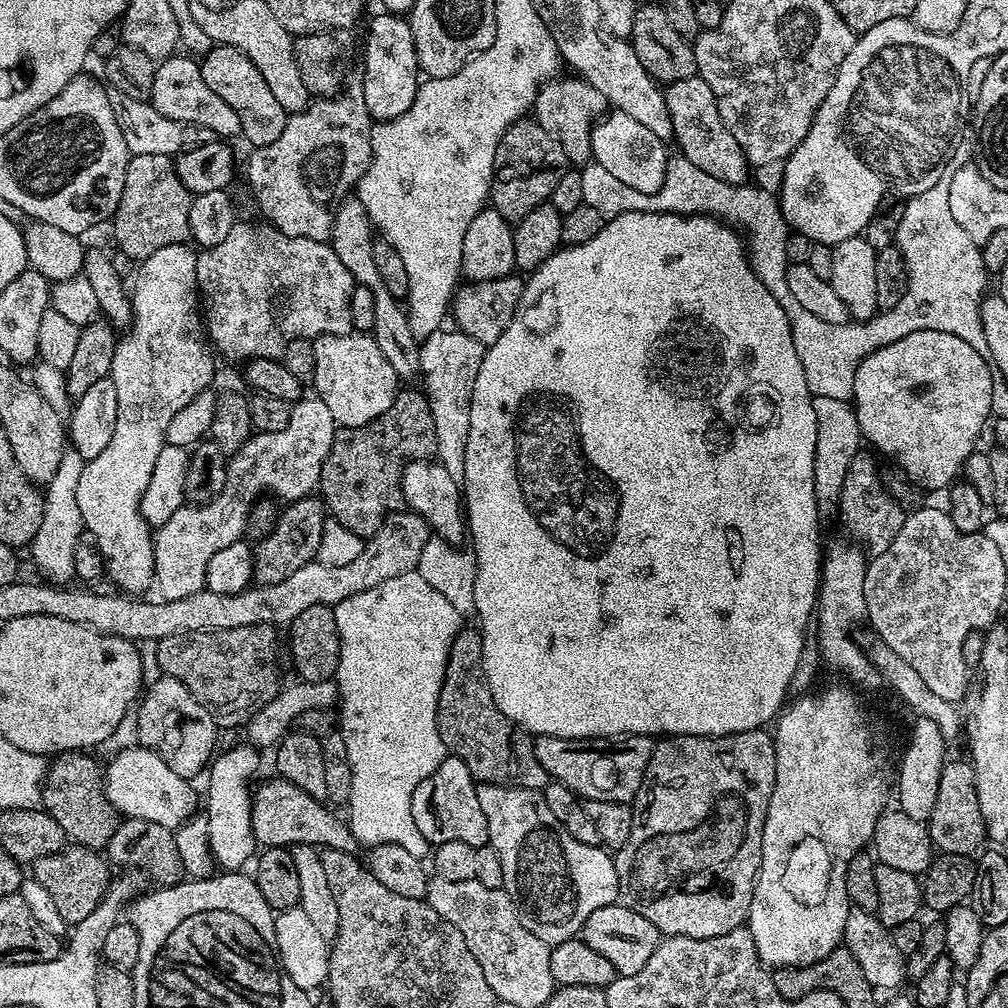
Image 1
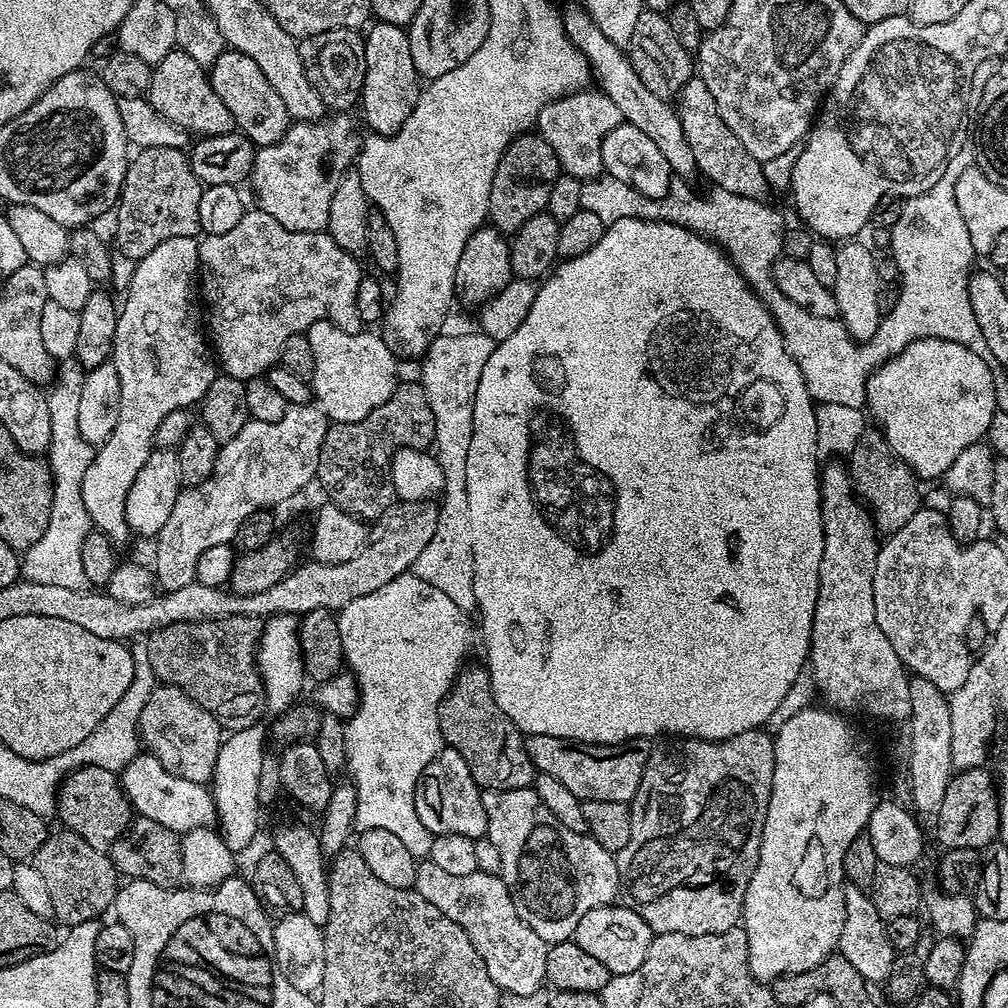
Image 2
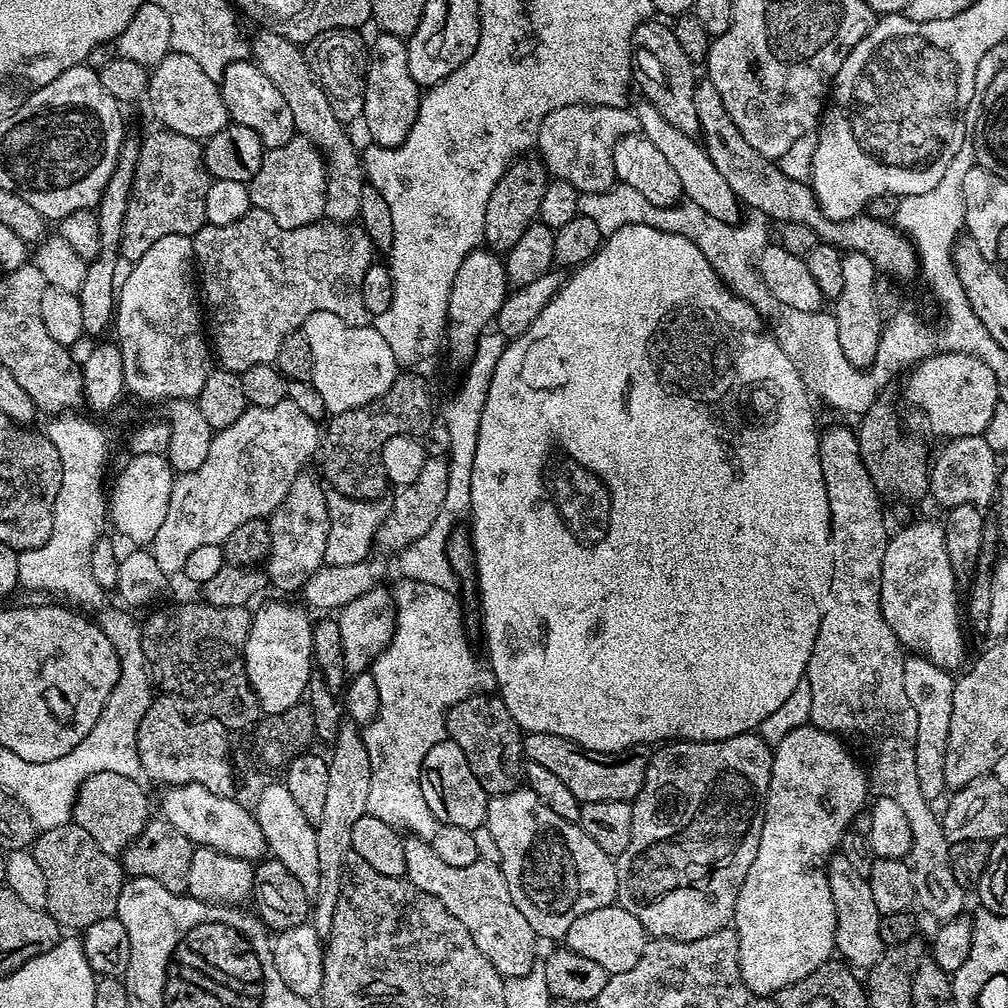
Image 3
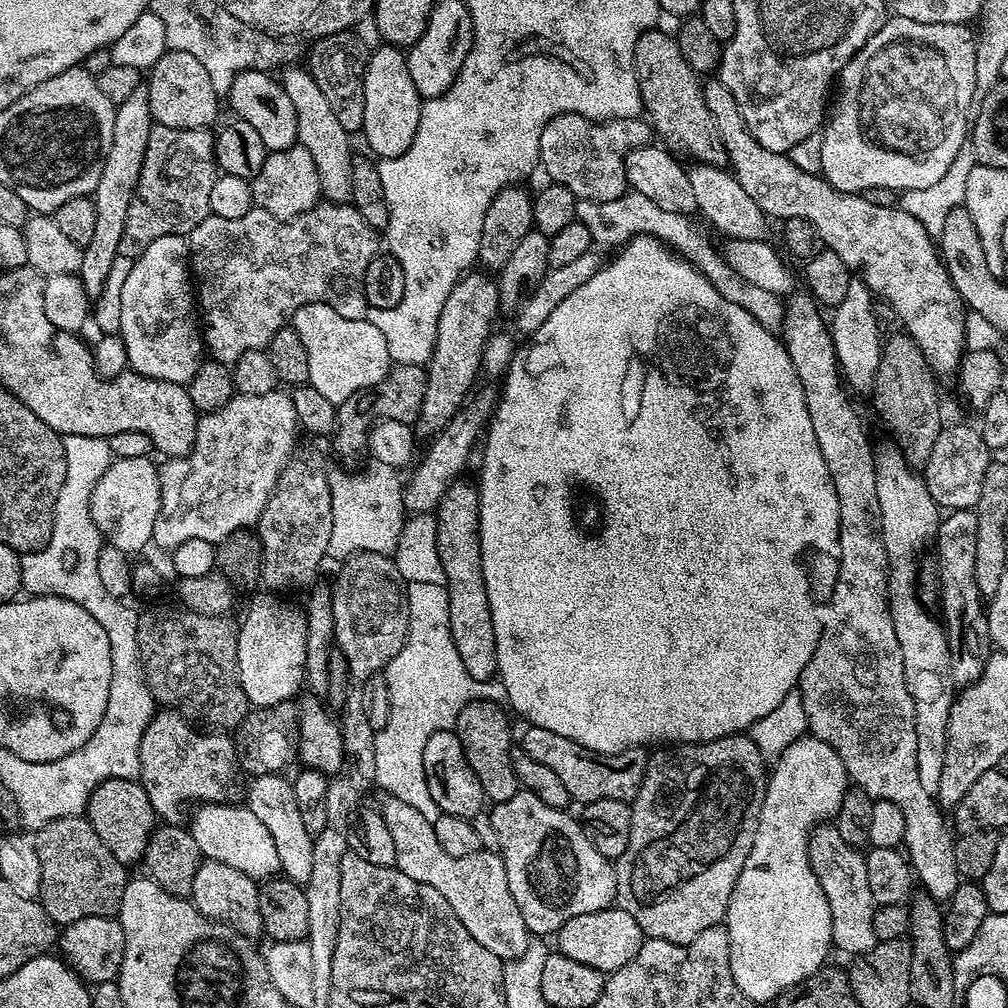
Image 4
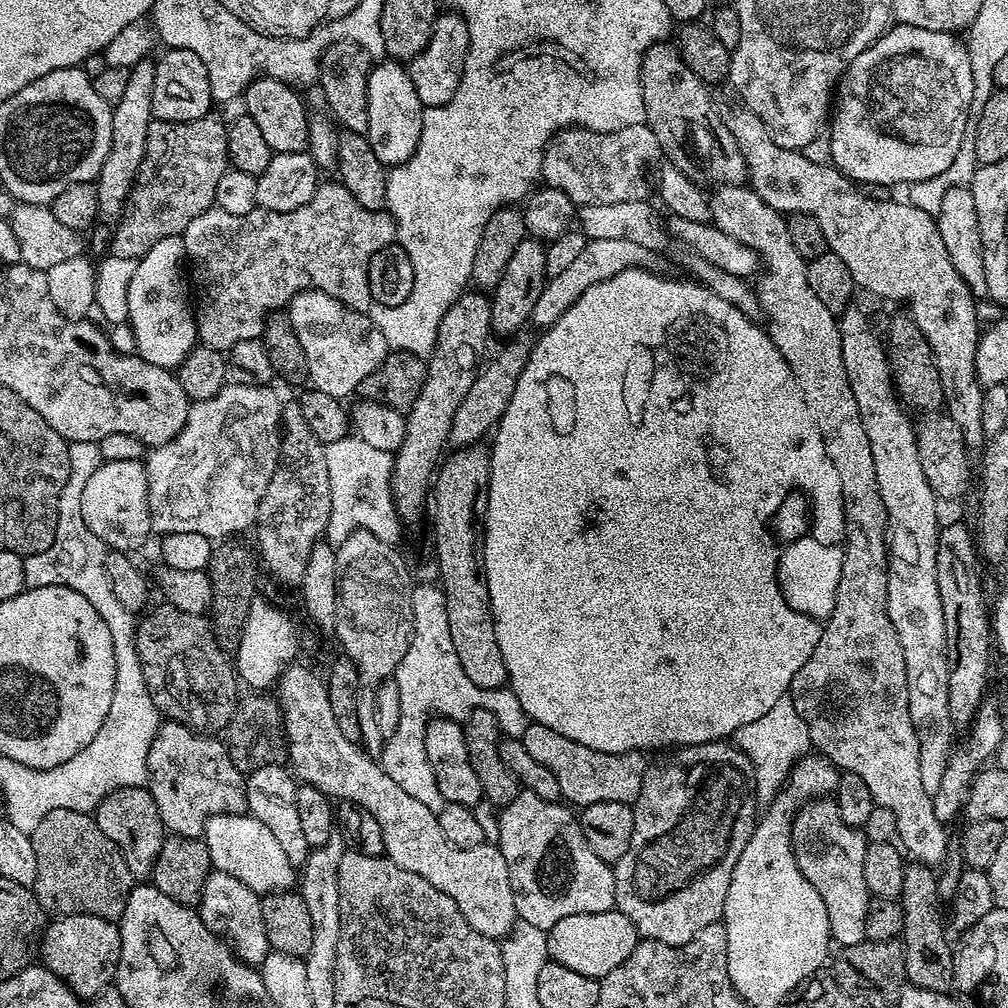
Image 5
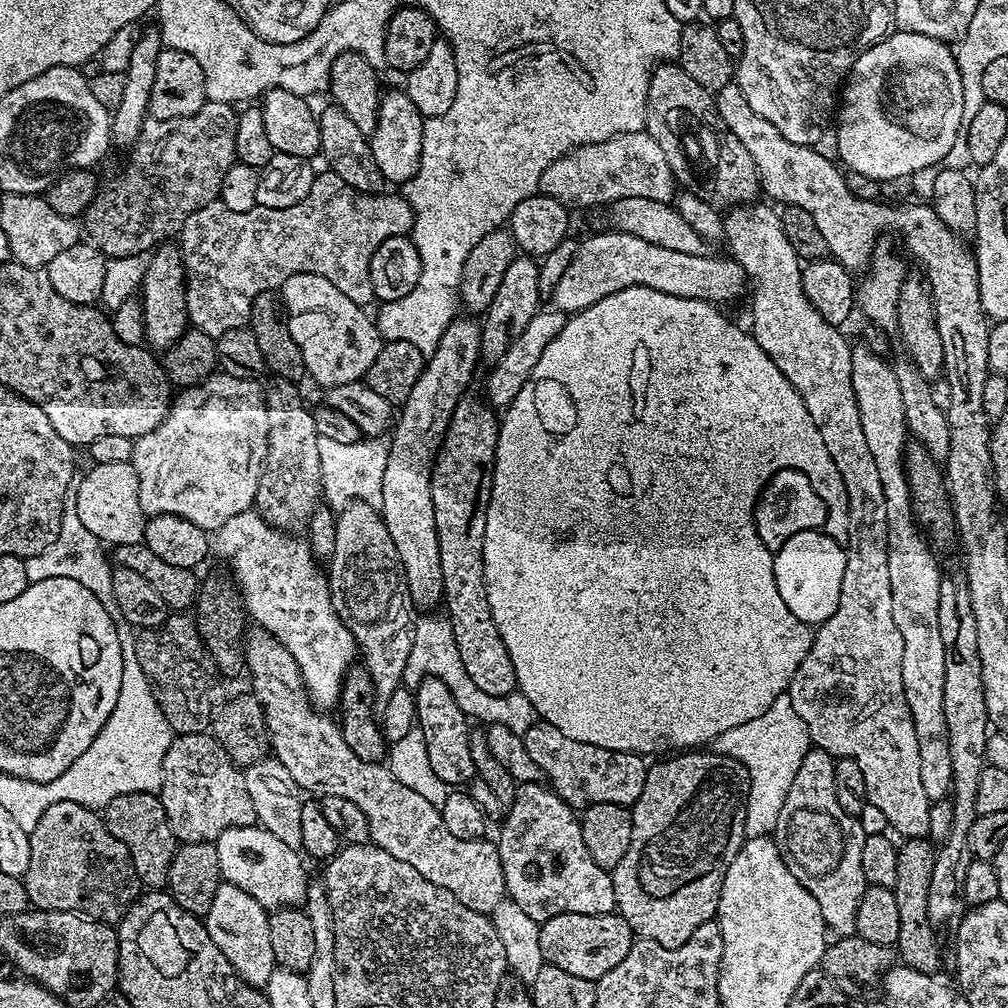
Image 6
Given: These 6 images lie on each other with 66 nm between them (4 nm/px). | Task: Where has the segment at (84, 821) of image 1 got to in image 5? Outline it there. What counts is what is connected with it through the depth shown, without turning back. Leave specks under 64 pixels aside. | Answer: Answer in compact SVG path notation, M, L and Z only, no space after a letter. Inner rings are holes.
M144 786L119 788L102 798L94 815L98 830L102 830L102 834L106 834L106 838L110 838L114 846L118 846L122 858L126 858L126 867L130 870L133 881L147 881L166 839L166 829L158 814L158 806L154 806L152 793Z

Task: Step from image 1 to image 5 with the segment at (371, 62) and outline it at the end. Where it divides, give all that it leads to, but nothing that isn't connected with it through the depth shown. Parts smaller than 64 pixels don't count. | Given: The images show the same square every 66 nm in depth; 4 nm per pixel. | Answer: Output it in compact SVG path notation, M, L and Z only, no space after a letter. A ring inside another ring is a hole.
M391 58L373 63L368 74L368 127L366 135L370 150L389 169L405 164L418 150L418 138L422 138L422 118L425 106L410 82L407 67L401 61Z

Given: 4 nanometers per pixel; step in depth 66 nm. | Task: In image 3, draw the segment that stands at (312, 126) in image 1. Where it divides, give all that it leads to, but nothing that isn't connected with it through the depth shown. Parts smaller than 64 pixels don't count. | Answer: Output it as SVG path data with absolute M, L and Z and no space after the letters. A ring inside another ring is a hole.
M297 134L290 142L286 142L286 146L265 151L262 166L258 166L258 174L254 174L251 184L248 185L252 207L270 214L270 218L274 218L274 222L278 222L278 226L283 228L297 228L317 223L324 216L327 177L328 166L324 163L324 155L305 136Z

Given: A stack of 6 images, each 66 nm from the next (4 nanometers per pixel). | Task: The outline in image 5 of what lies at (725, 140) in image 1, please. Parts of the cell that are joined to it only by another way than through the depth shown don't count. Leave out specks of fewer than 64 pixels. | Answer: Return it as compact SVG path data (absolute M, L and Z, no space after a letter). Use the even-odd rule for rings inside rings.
M725 82L715 89L714 103L716 113L722 118L726 130L730 130L734 142L738 142L738 150L742 152L742 158L748 167L747 183L756 191L758 198L762 198L762 202L766 202L766 206L774 206L774 210L781 214L791 214L793 212L810 214L810 218L814 218L818 222L818 226L822 226L822 234L826 234L828 251L838 254L838 258L842 258L842 262L846 262L846 270L850 270L850 278L856 284L857 289L863 290L865 288L870 295L881 296L884 300L905 300L908 303L908 308L906 308L907 315L911 316L914 323L918 326L918 330L922 330L926 342L930 342L930 350L934 354L934 362L938 366L938 374L942 378L942 394L944 395L946 414L952 419L954 426L958 426L958 430L962 430L962 438L965 445L969 449L976 447L976 449L979 449L985 443L986 437L982 430L982 398L984 397L984 388L976 373L976 343L980 341L982 335L982 324L976 321L976 304L978 304L978 300L977 297L972 295L972 291L966 286L966 282L962 282L958 270L954 270L954 262L950 262L950 254L946 252L946 242L942 242L942 234L936 225L935 215L926 210L918 210L918 206L909 204L903 199L900 199L900 201L899 198L893 198L888 201L876 202L873 199L864 197L861 189L853 181L849 180L847 176L842 175L837 168L832 167L831 163L824 162L824 164L819 164L818 161L804 156L808 154L805 154L803 151L778 146L770 138L770 134L766 130L764 123L749 108L738 106L740 104L740 95L733 90L731 84Z

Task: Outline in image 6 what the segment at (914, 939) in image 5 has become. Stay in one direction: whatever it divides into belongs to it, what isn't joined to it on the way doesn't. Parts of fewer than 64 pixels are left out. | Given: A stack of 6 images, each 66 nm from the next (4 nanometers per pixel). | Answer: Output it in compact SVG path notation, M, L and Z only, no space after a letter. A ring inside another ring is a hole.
M908 838L897 847L898 854L898 882L895 886L896 897L898 898L898 938L894 945L895 955L899 963L908 968L918 970L922 974L939 973L940 968L940 940L941 937L930 926L930 918L926 914L926 897L930 894L930 873L934 870L934 858L936 857L933 845L928 845L929 841L924 838Z

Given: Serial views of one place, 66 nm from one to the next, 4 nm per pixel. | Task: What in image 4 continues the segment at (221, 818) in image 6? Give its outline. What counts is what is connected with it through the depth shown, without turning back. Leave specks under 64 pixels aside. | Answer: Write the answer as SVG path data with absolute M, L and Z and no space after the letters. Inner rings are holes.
M157 711L142 734L140 747L140 785L150 798L150 806L164 822L181 818L180 807L196 800L200 804L239 805L246 788L240 785L242 769L236 763L233 737L219 731L195 732L193 725L179 712Z

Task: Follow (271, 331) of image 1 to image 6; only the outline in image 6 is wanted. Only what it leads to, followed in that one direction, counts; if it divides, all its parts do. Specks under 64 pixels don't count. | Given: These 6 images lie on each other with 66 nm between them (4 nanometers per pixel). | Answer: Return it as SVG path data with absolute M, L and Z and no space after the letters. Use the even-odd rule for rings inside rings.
M324 170L324 173L321 171L317 175L316 180L310 186L310 194L306 194L306 198L302 198L302 202L298 202L294 206L286 206L285 208L262 208L257 206L245 212L235 212L234 210L226 210L224 204L213 202L202 206L202 210L194 210L194 214L190 214L190 218L186 218L186 222L181 226L178 233L178 247L180 249L180 257L184 259L184 275L188 286L186 290L186 306L188 307L189 325L194 328L200 328L214 338L226 334L228 330L238 330L245 327L251 321L252 304L258 298L258 294L263 292L275 293L277 290L283 289L286 278L290 278L299 272L313 272L330 282L334 282L334 286L338 286L338 290L342 290L342 294L346 294L346 298L350 298L350 302L361 306L368 306L368 303L373 303L372 283L368 273L370 270L370 258L374 254L374 250L378 250L378 246L382 246L382 242L386 242L386 238L409 235L414 219L412 207L408 205L408 201L404 199L403 195L384 195L354 190L354 186L342 182L342 178L338 178L338 174L334 174L331 170Z

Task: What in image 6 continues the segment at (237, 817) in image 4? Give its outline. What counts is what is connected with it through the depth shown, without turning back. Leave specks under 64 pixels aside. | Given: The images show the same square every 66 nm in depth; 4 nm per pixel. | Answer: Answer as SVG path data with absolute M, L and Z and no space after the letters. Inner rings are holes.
M258 824L250 827L231 827L214 841L218 850L218 862L223 883L246 890L263 908L294 908L304 903L310 877L304 873L299 851L281 842L274 834Z

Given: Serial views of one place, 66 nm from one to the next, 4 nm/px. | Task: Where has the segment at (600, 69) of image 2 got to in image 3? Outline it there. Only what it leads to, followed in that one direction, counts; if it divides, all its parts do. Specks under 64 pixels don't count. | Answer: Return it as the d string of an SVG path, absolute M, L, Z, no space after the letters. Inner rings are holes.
M640 102L640 105L635 105L634 111L640 120L642 135L650 142L654 142L654 146L658 146L659 152L666 157L666 162L670 162L670 167L678 173L687 203L702 206L702 210L706 210L706 214L711 214L714 218L721 219L722 222L739 224L742 219L740 200L734 194L734 190L730 190L726 178L722 178L722 174L718 174L714 162L710 162L703 143L699 139L687 136L674 126L670 126L670 122L666 122L666 118L662 118L662 114L650 103Z

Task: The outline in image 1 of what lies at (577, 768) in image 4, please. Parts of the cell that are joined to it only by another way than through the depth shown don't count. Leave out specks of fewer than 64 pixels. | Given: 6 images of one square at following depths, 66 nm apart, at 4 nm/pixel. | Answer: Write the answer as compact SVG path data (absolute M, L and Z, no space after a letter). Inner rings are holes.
M538 736L534 740L534 754L542 762L542 770L555 783L566 786L581 801L618 802L631 804L642 786L646 766L650 758L654 740L651 736L621 736L599 740L571 740L557 736Z

